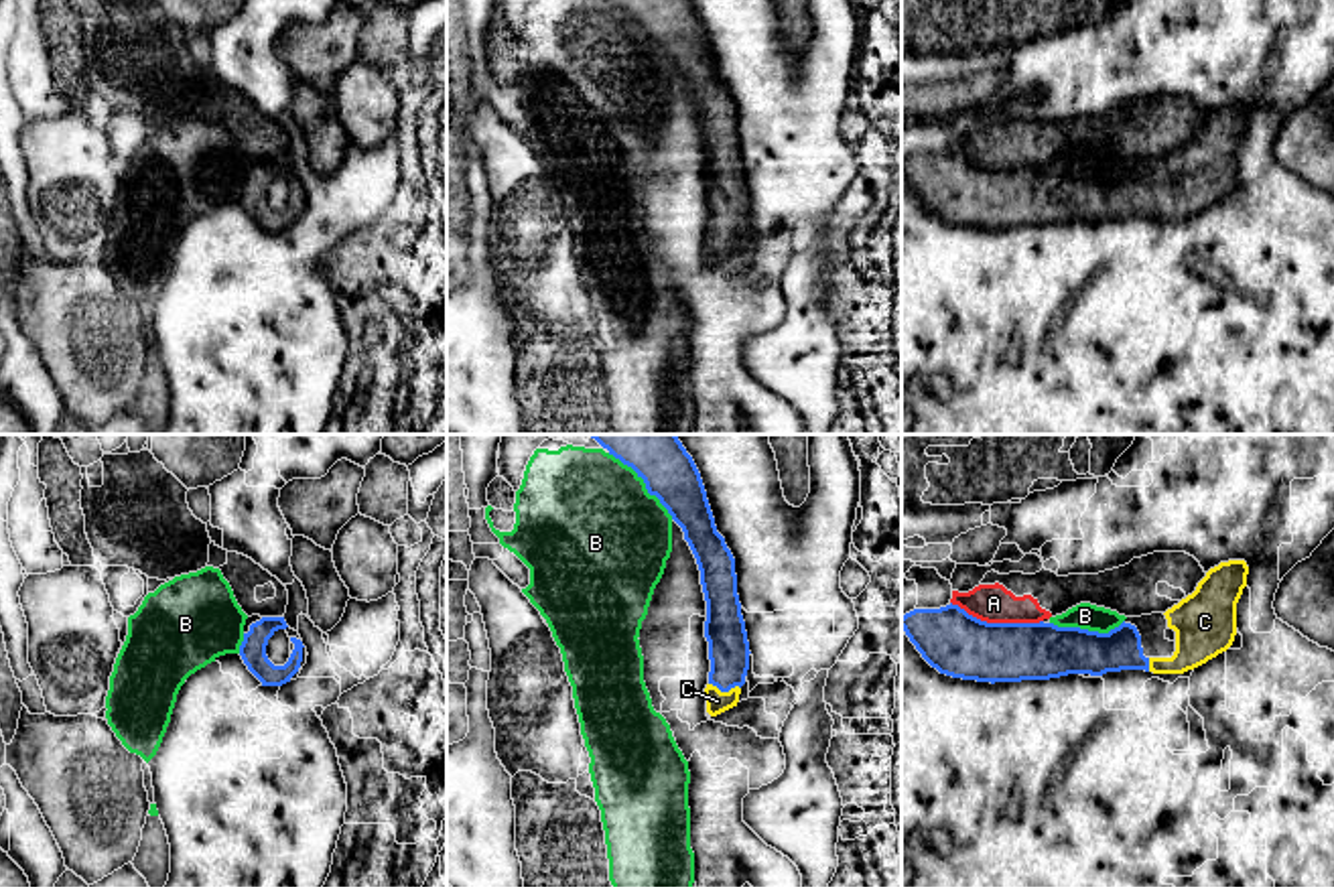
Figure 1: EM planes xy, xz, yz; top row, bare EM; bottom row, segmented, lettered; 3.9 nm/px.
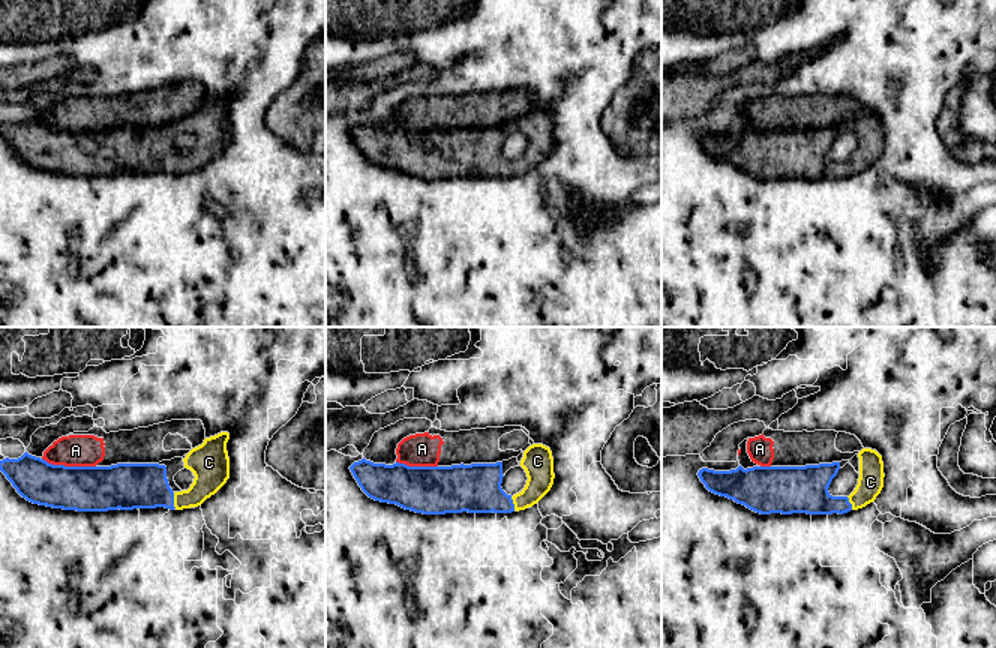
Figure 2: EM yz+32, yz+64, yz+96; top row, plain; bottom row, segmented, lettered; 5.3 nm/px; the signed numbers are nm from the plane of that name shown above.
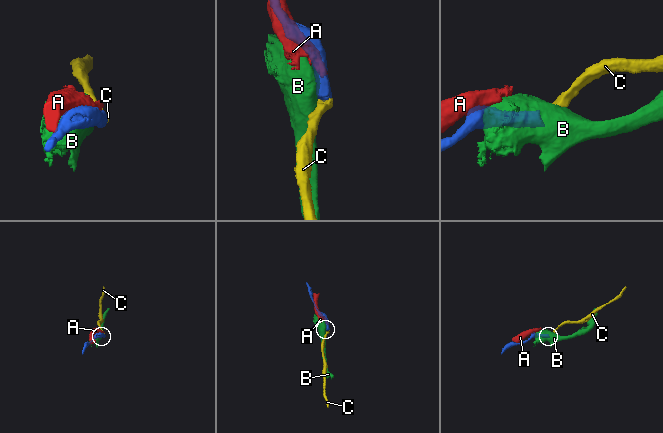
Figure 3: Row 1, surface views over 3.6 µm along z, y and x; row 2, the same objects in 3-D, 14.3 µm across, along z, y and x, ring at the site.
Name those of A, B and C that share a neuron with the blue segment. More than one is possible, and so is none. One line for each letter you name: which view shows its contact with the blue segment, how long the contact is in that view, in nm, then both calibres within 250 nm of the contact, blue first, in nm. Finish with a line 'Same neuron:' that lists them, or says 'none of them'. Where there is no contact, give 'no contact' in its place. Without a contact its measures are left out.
C: xz | 130 nm | 160/90 nm
Same neuron: C

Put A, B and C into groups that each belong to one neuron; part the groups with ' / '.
A / B / C

